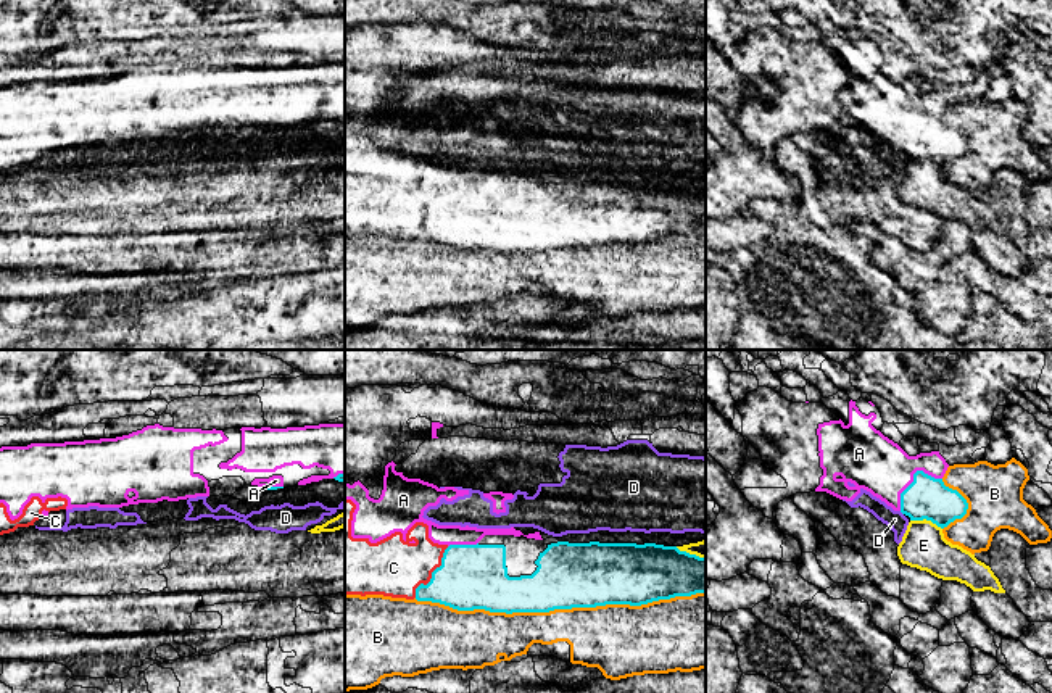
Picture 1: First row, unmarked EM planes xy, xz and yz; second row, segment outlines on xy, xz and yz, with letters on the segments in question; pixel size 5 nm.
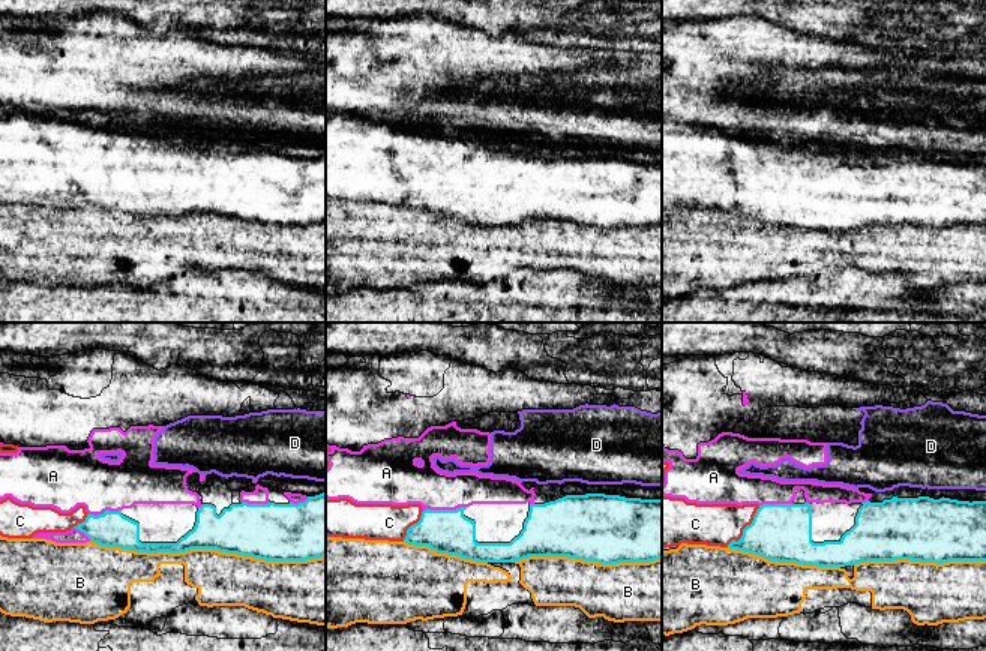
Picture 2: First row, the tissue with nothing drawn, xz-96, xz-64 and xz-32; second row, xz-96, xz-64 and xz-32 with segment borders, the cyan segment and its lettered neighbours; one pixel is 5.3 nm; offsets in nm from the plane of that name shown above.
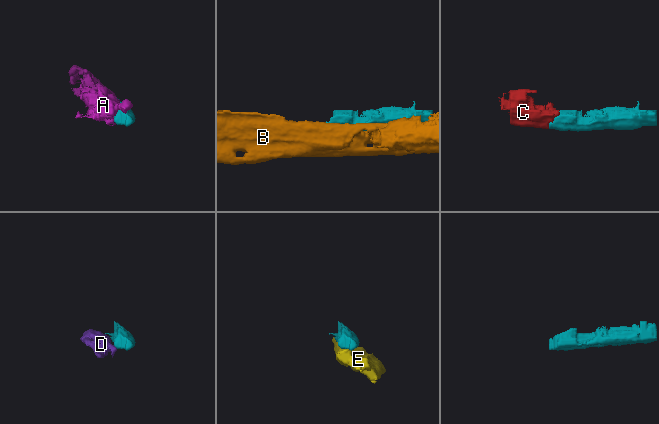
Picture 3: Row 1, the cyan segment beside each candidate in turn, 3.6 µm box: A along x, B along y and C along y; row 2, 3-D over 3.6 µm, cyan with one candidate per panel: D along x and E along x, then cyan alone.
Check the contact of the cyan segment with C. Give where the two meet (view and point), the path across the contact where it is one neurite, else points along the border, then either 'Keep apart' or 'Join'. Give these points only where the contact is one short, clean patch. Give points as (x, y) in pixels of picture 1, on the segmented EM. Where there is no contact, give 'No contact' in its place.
Touches cyan at xz (432, 574). Path across: xz (471, 577), (432, 574), (393, 568). Join

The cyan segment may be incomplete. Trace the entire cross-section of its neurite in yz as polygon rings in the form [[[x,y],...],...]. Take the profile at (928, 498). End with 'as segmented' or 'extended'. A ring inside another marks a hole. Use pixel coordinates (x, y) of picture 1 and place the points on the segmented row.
[[[923,471],[913,474],[913,482],[901,493],[901,512],[910,521],[931,521],[944,529],[967,514],[968,503],[957,492]]] | as segmented

